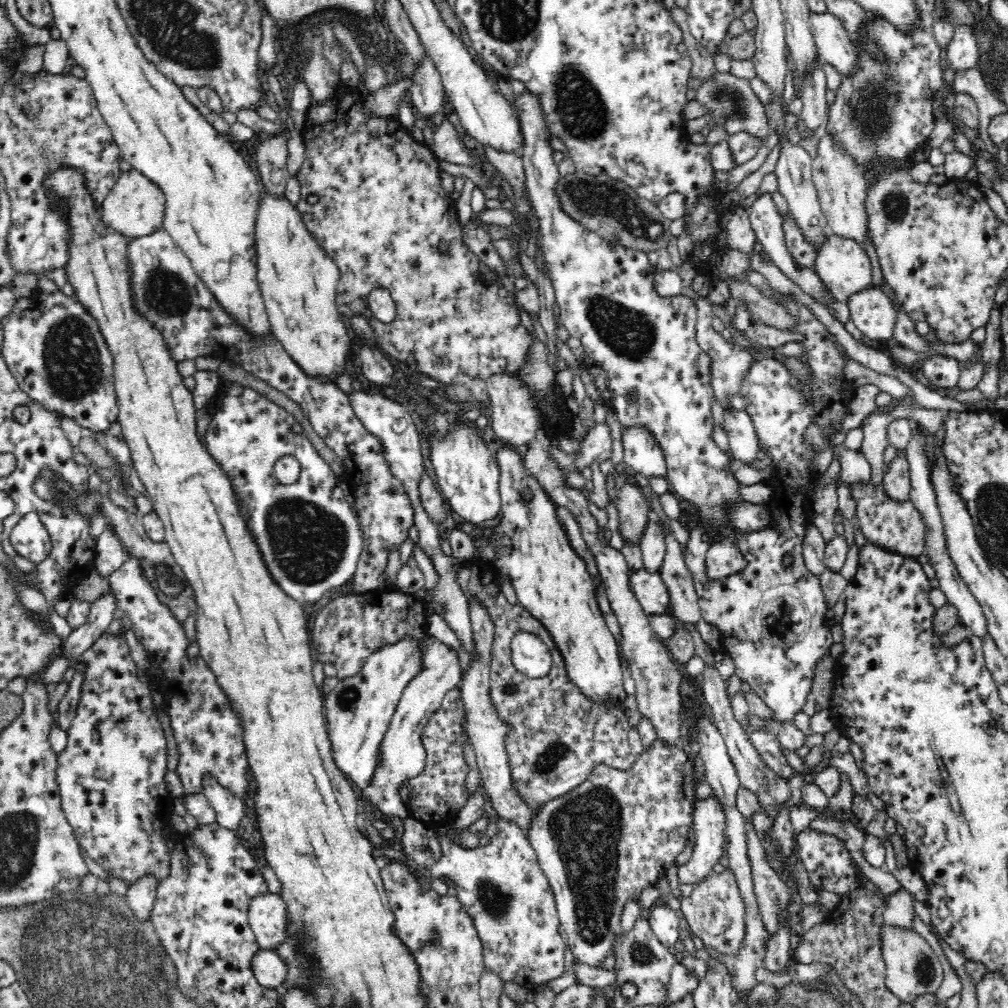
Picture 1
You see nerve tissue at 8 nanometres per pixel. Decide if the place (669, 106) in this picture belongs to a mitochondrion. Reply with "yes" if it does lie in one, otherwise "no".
no

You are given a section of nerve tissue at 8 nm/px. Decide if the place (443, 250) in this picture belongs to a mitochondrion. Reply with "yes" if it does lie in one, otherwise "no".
no

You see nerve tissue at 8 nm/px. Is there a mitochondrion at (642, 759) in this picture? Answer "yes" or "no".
no

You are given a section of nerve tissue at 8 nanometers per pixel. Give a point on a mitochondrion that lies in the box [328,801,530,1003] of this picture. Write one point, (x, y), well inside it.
(498, 903)

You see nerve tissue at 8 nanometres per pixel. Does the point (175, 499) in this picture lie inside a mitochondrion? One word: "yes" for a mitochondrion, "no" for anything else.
no

